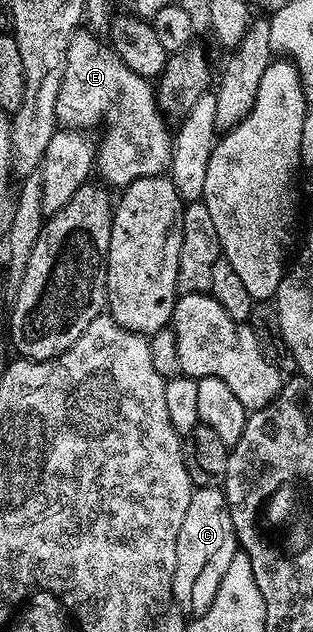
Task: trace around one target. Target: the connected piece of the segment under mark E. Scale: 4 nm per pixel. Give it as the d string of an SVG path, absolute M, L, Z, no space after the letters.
M79 30L69 42L55 119L71 130L95 130L91 128L107 119L103 140L101 136L97 144L95 168L104 185L122 190L141 178L162 176L170 169L173 132L167 129L168 121L155 100L156 85L129 70L114 48L95 36L94 31Z

